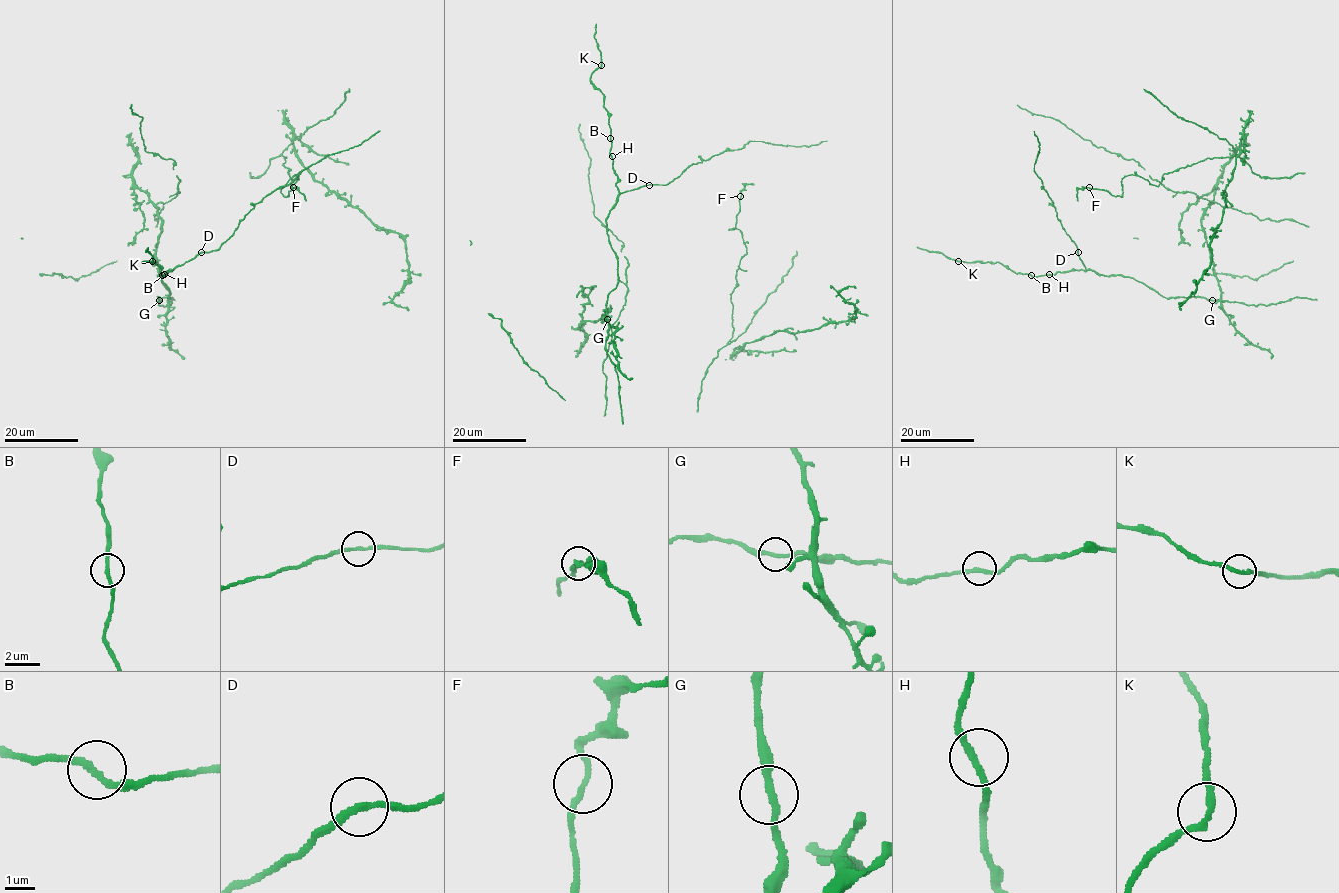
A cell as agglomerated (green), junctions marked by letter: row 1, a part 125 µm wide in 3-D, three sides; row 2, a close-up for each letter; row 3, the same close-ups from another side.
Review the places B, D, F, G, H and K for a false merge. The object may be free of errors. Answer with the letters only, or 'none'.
none

